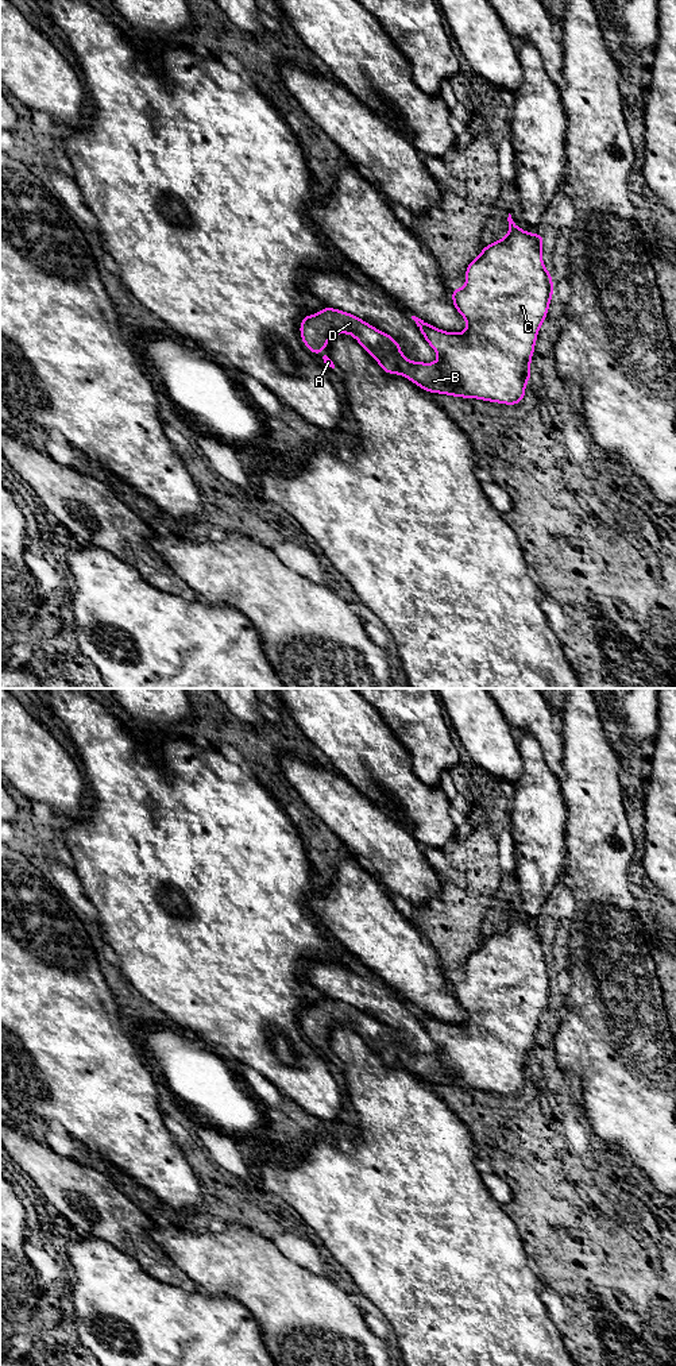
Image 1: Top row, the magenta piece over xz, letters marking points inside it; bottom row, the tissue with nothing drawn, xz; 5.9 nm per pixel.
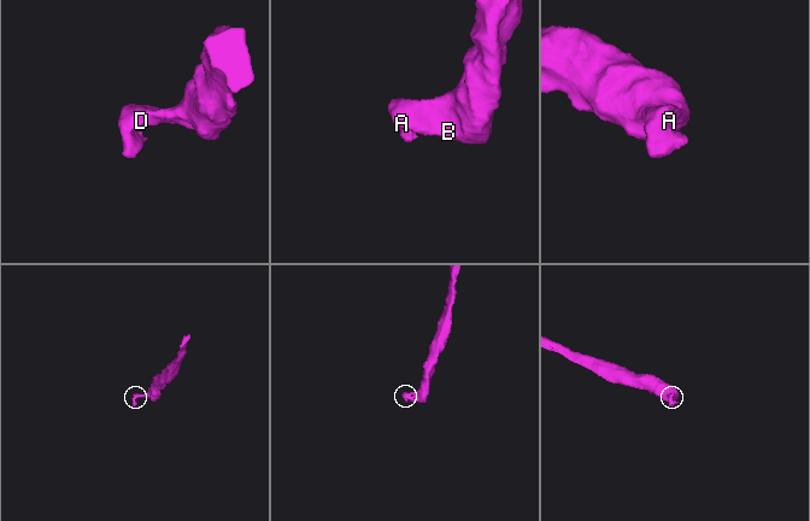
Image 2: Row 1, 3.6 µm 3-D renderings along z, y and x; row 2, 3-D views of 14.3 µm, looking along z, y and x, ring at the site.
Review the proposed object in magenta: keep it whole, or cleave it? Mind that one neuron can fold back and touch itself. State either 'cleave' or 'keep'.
keep

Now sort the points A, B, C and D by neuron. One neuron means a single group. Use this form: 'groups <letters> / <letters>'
groups A B C D

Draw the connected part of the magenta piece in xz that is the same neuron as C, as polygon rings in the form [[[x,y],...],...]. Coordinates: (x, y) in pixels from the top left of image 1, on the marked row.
[[[509,213],[509,234],[494,243],[484,246],[482,252],[464,269],[466,285],[452,289],[452,302],[466,319],[467,329],[452,333],[434,328],[424,320],[412,316],[429,346],[439,354],[436,363],[412,362],[401,352],[401,343],[389,333],[376,329],[364,320],[339,309],[325,306],[317,315],[306,315],[300,324],[300,333],[305,347],[316,356],[328,346],[336,333],[349,333],[379,363],[386,374],[399,374],[410,379],[426,393],[440,393],[463,398],[478,398],[490,402],[515,405],[524,402],[526,382],[532,378],[530,360],[533,358],[538,329],[546,319],[549,301],[553,297],[552,274],[544,267],[541,246],[544,235],[522,231]]]

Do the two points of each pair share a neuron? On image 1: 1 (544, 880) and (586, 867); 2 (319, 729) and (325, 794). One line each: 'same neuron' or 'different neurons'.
1: different neurons
2: different neurons

